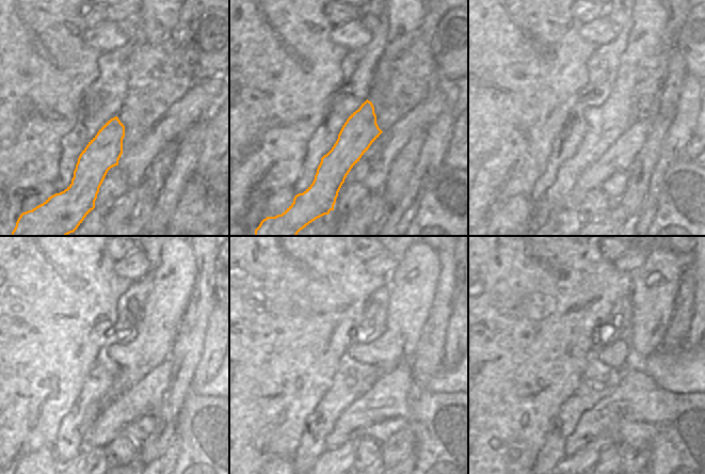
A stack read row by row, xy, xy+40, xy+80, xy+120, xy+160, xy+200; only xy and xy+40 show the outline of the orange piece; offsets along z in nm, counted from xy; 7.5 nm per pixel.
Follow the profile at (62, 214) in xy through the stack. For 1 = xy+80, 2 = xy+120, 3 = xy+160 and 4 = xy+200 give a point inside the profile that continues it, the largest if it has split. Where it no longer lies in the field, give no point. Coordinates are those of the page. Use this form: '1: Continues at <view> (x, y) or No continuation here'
1: Continues at xy+80 (605, 123)
2: Continues at xy+120 (174, 279)
3: Continues at xy+160 (414, 281)
4: Continues at xy+200 (655, 283).

